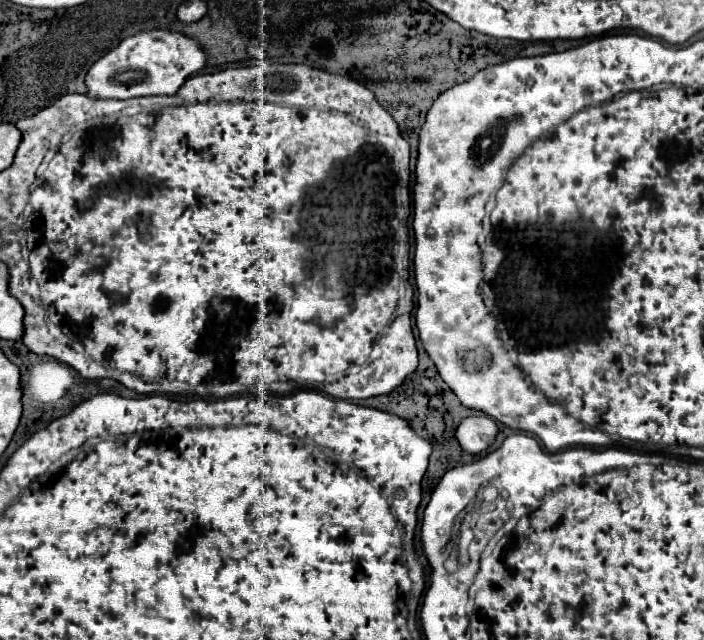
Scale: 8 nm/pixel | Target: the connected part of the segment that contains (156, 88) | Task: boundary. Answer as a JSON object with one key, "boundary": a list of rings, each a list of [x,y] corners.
{"boundary":[[[151,30],[121,40],[117,48],[97,60],[87,76],[87,96],[91,98],[135,98],[135,96],[173,96],[181,84],[205,64],[201,46],[183,34],[169,30]]]}

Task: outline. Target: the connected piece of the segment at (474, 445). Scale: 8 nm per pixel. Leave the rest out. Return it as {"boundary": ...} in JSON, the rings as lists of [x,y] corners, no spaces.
{"boundary":[[[469,416],[459,424],[455,430],[455,438],[463,452],[467,454],[479,454],[487,450],[497,434],[497,426],[487,416]]]}

